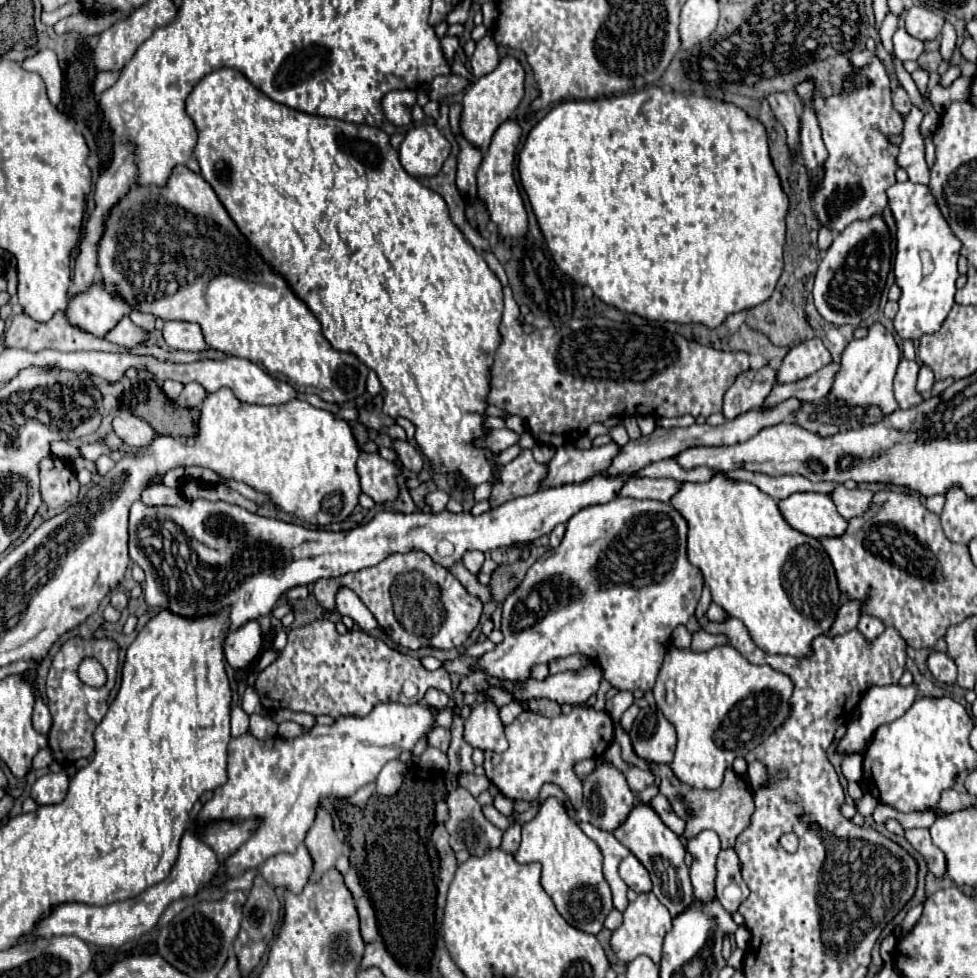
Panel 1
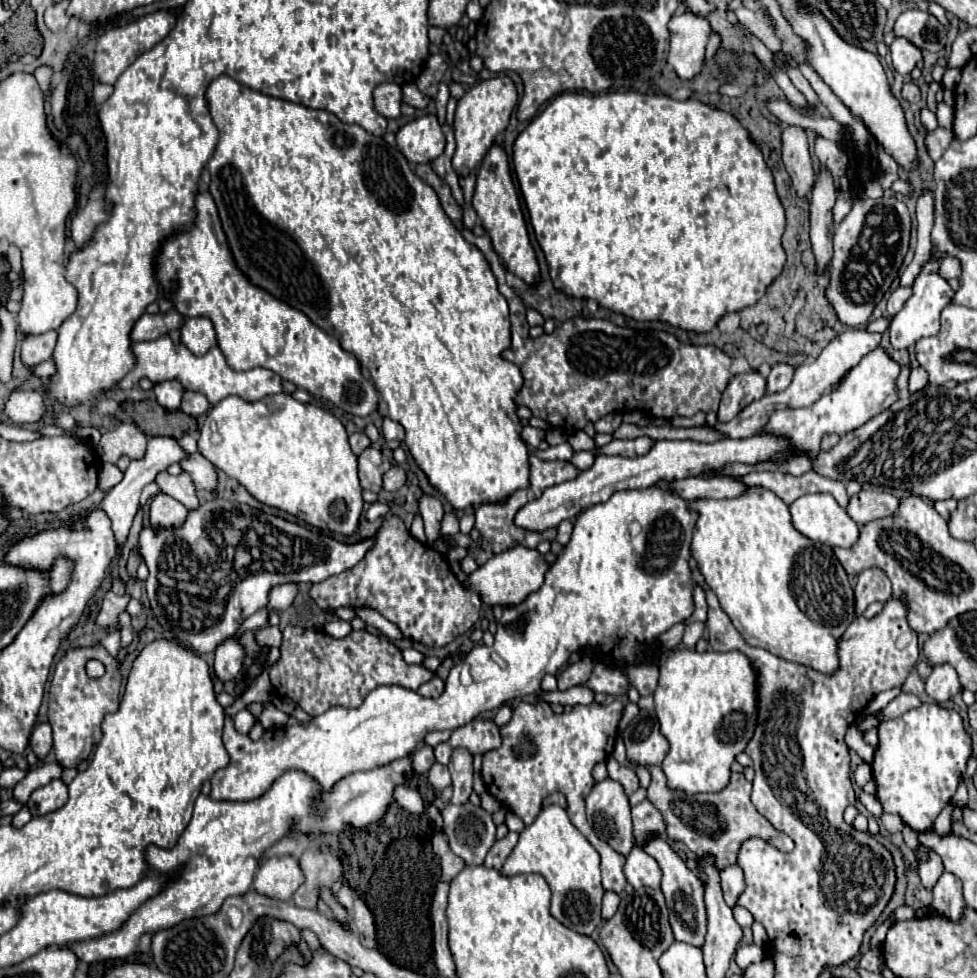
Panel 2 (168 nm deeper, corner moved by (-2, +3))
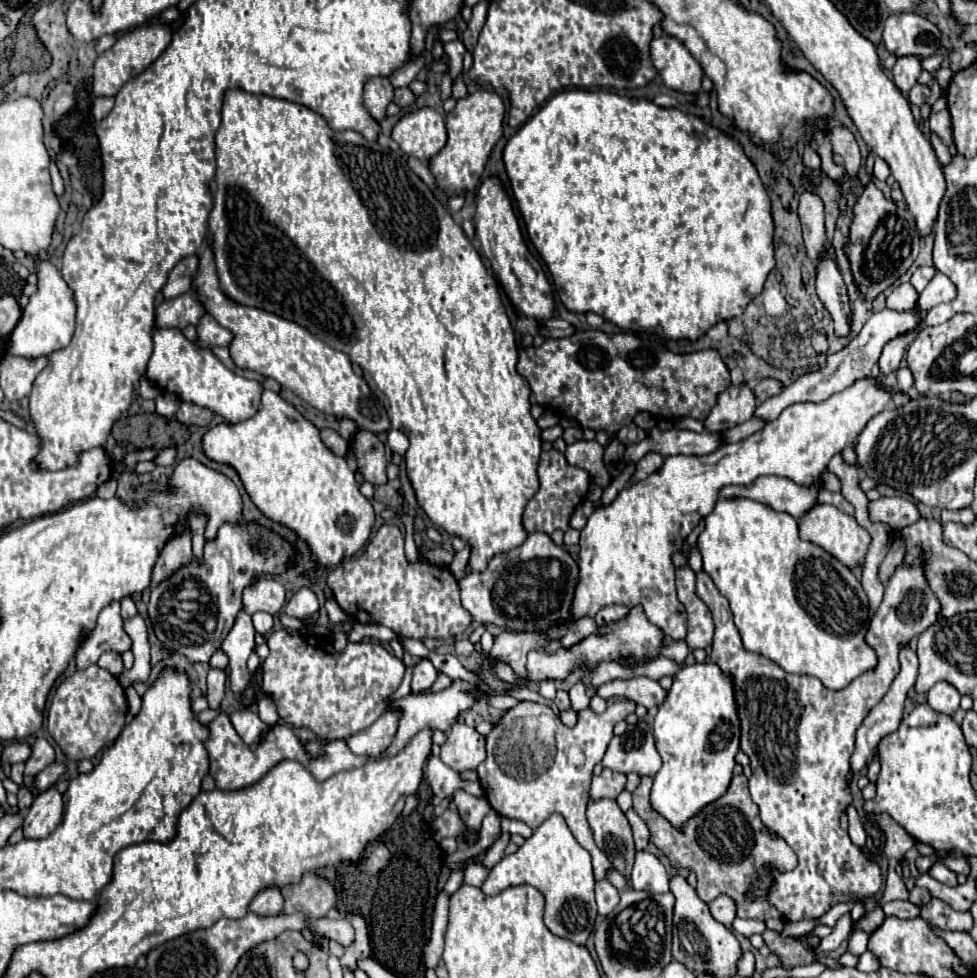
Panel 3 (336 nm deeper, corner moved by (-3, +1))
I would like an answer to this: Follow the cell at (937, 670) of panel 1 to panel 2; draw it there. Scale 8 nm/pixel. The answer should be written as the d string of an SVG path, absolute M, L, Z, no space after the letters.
M948 664L936 666L930 674L930 678L926 680L926 692L938 704L954 698L960 692L960 682L958 682L956 670Z

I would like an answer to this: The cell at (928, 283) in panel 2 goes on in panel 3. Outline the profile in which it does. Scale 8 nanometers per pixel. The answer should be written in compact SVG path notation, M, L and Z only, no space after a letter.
M919 324L917 330L907 332L907 334L901 334L901 336L897 336L897 338L893 338L893 340L889 340L889 342L885 344L883 354L881 354L881 358L879 358L881 374L887 374L887 372L897 370L897 366L899 366L899 362L901 362L905 350L907 350L907 344L911 344L911 342L917 338L917 334L919 334L921 328L923 328L923 324Z

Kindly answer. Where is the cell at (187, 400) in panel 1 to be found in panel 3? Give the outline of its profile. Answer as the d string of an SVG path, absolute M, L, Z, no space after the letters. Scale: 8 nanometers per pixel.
M181 402L177 410L177 420L181 424L195 424L195 426L207 426L213 418L213 412L207 408L201 408L191 402Z

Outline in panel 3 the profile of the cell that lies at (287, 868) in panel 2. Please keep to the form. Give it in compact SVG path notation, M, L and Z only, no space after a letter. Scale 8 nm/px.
M269 886L265 890L261 890L249 904L249 910L255 914L279 914L283 912L283 894L277 886Z

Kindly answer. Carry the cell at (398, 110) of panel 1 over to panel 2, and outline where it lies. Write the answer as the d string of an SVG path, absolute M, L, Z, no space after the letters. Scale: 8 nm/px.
M384 82L374 88L374 108L386 116L386 118L398 118L400 116L400 104L402 104L402 90L394 82Z

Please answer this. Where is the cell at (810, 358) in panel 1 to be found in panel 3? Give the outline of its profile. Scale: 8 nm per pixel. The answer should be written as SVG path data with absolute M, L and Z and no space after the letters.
M763 378L753 390L755 390L755 396L759 402L765 402L767 398L773 398L773 396L779 396L783 392L783 382L781 380L775 380L775 378Z

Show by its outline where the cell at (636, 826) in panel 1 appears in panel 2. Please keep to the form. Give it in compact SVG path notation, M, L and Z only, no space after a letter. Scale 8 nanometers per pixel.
M654 838L644 846L644 850L652 858L656 858L658 866L662 868L662 892L666 894L666 904L668 904L668 910L670 910L670 926L674 930L674 938L678 942L686 942L686 944L702 948L702 942L704 942L704 936L706 936L704 886L700 884L696 874L686 868L684 860L676 856L676 852L672 850L672 846L666 840Z

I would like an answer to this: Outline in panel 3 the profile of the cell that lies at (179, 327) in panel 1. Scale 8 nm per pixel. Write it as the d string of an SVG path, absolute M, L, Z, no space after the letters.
M205 314L197 324L197 338L195 344L199 348L213 348L213 346L229 346L231 332L223 328L211 314Z

